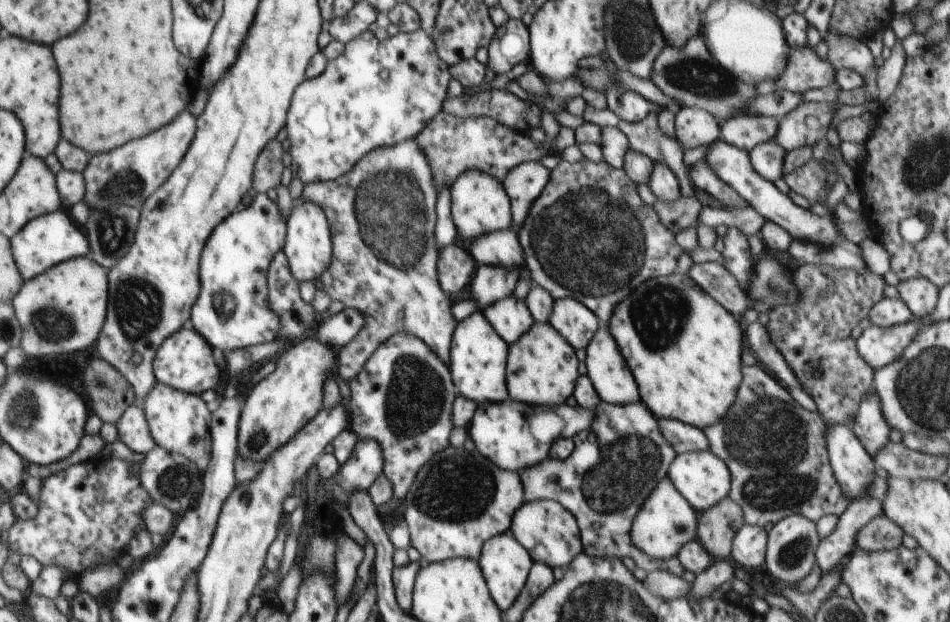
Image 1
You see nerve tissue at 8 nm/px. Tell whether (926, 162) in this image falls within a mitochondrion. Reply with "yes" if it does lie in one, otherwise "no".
yes

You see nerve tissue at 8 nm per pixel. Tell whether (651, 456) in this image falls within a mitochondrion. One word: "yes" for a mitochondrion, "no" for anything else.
yes

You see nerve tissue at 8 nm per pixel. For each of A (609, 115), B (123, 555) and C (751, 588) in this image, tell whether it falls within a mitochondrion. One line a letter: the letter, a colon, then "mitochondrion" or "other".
A: other
B: other
C: other

